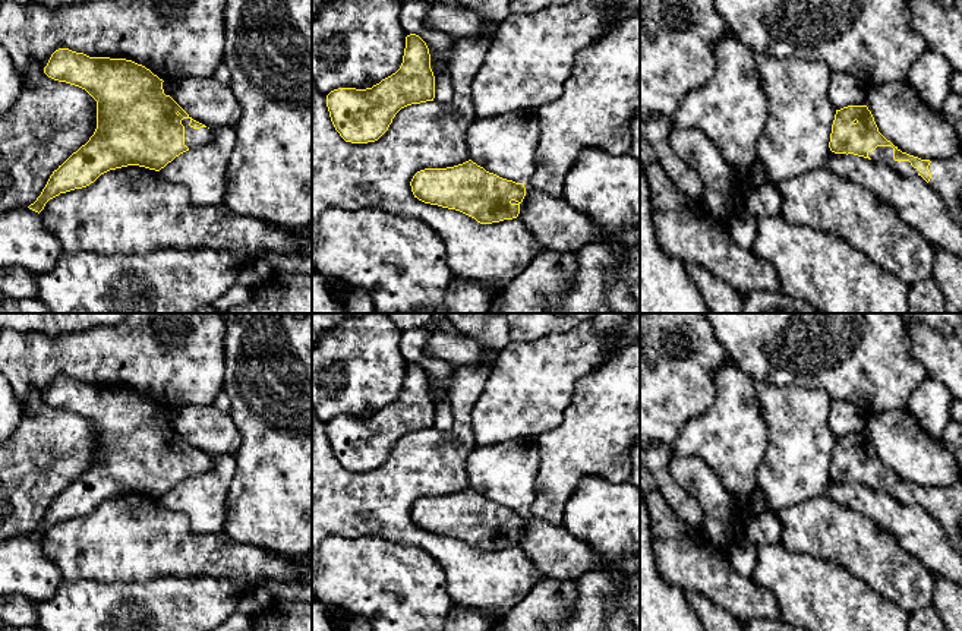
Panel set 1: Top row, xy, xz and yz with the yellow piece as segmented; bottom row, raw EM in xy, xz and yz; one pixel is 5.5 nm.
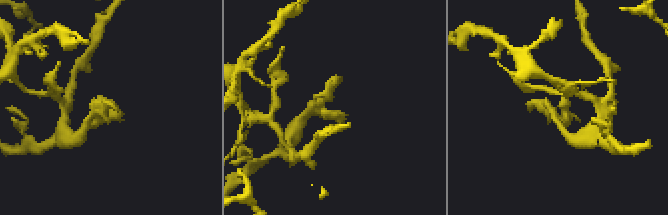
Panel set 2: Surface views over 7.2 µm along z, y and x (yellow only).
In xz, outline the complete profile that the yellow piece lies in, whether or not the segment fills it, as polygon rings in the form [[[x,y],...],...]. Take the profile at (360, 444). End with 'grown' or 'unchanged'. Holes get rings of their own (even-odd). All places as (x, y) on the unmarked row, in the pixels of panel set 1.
[[[416,362],[406,365],[400,397],[366,417],[338,416],[327,423],[335,458],[346,470],[378,468],[395,442],[411,432],[433,429],[435,404],[426,370]]]; unchanged

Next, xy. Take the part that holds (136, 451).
[[[59,376],[51,382],[44,401],[85,417],[97,429],[97,457],[85,473],[53,499],[41,523],[28,534],[38,542],[50,527],[86,515],[110,498],[139,493],[160,499],[180,482],[212,468],[212,457],[193,448],[164,422],[163,407],[132,388],[89,385]]]; grown

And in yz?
[[[867,433],[836,438],[829,476],[884,490],[901,504],[921,504],[943,527],[952,548],[962,555],[962,479],[949,488],[921,488],[887,468]]]; grown

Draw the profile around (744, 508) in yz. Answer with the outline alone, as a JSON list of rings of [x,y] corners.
[[[758,488],[750,499],[741,499],[732,495],[729,495],[729,498],[734,512],[742,520],[758,517],[767,511],[767,502]]]

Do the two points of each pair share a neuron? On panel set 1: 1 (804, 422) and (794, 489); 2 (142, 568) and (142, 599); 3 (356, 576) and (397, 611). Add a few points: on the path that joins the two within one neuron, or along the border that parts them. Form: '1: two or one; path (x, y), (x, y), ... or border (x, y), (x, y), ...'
1: one; path (798, 438), (798, 460), (794, 473)
2: two; border (176, 576), (145, 581), (112, 581), (109, 584)
3: one; path (366, 580), (387, 600)

